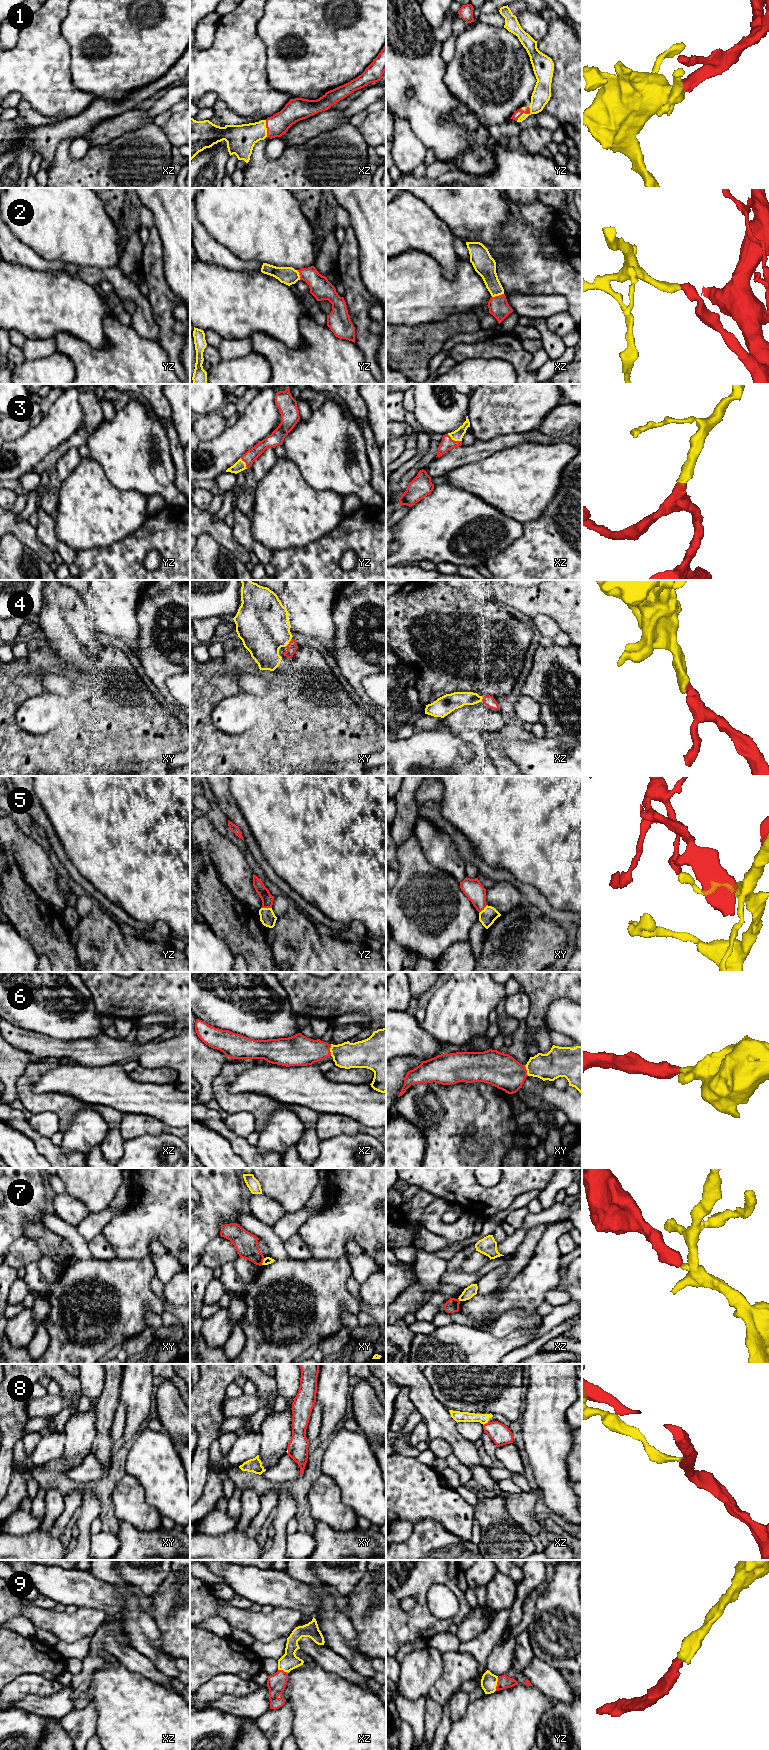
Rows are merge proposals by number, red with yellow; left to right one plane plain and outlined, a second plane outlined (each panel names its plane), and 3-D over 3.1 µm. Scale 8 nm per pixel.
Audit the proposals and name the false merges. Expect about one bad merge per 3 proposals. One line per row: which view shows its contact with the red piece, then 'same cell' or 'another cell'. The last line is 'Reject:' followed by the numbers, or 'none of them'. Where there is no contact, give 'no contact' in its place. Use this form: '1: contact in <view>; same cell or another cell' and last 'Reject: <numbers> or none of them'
1: contact in yz; same cell
2: contact in xz; same cell
3: contact in xz; same cell
4: contact in xy; same cell
5: contact in yz; another cell
6: contact in xz; same cell
7: contact in xy; another cell
8: contact in xz; another cell
9: contact in yz; same cell
Reject: 5, 7, 8

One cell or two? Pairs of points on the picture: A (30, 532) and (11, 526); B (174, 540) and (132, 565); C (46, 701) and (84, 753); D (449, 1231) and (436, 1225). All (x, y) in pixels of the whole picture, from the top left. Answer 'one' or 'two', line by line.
A: one
B: one
C: two
D: one

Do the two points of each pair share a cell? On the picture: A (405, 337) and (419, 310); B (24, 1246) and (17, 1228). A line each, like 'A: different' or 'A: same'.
A: different
B: different

